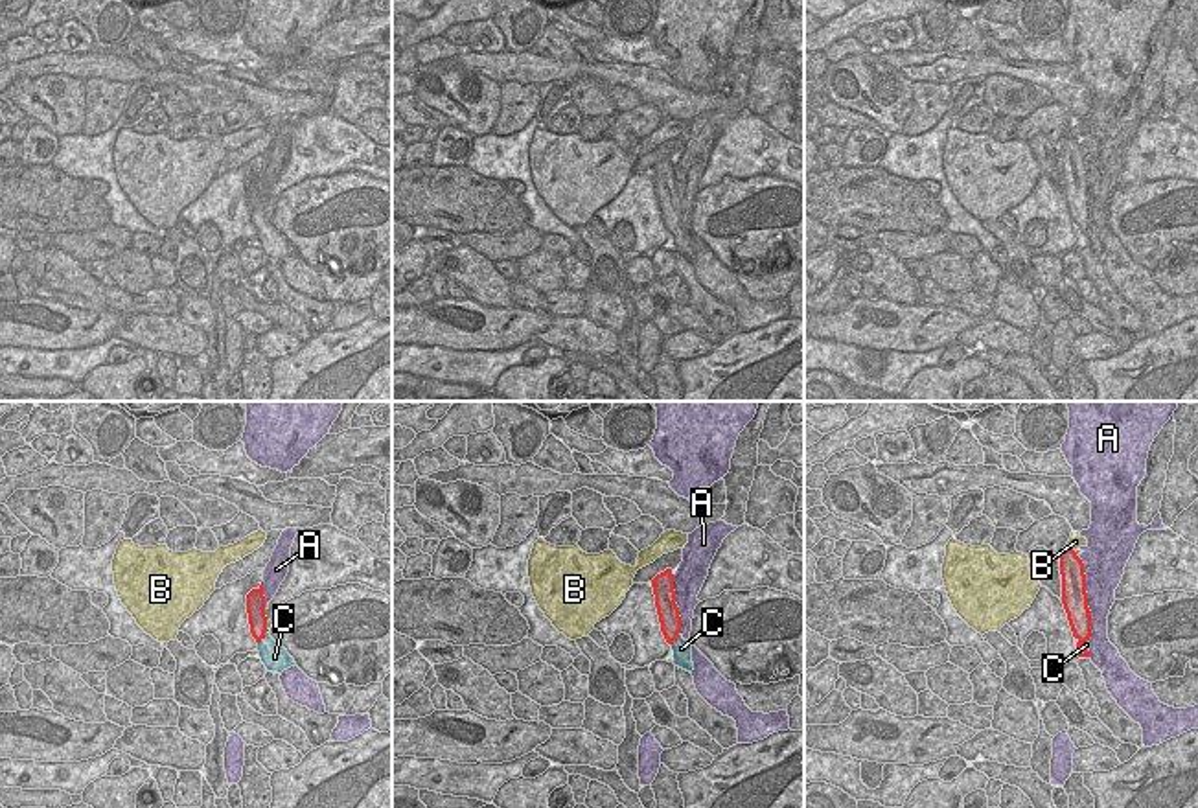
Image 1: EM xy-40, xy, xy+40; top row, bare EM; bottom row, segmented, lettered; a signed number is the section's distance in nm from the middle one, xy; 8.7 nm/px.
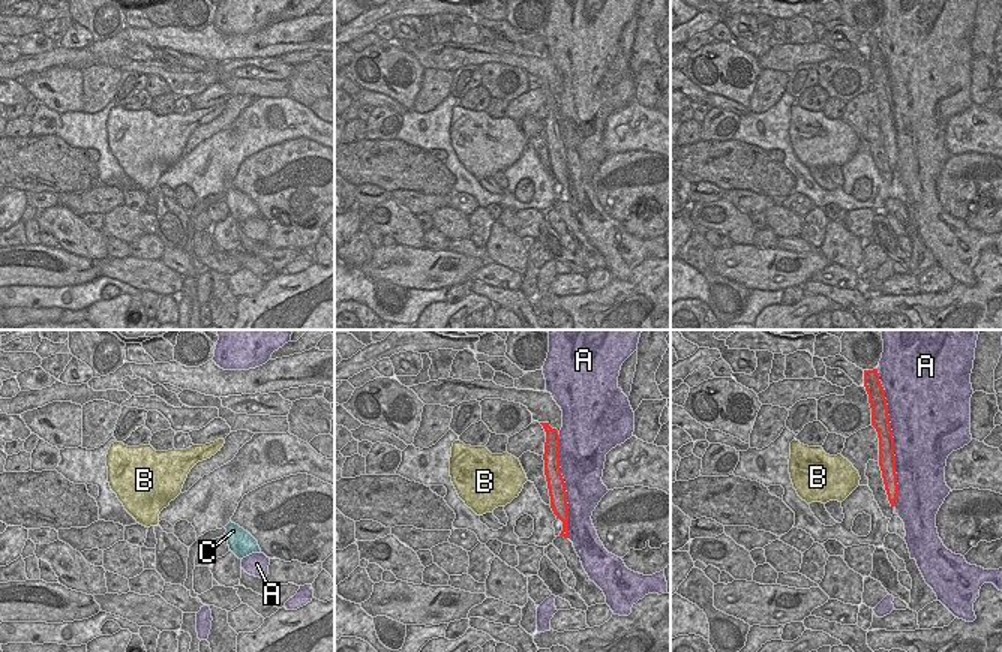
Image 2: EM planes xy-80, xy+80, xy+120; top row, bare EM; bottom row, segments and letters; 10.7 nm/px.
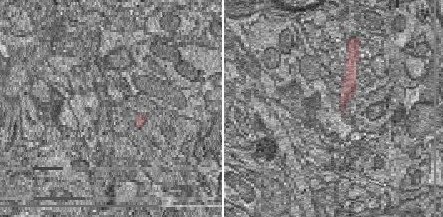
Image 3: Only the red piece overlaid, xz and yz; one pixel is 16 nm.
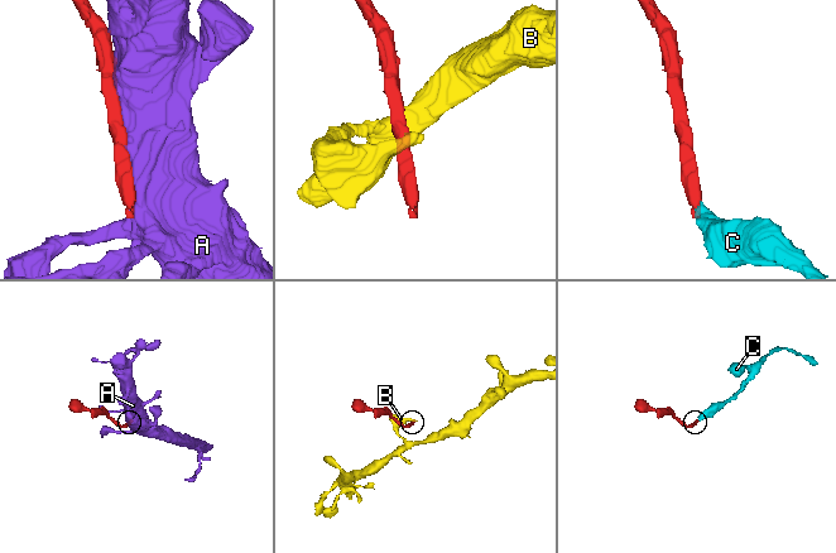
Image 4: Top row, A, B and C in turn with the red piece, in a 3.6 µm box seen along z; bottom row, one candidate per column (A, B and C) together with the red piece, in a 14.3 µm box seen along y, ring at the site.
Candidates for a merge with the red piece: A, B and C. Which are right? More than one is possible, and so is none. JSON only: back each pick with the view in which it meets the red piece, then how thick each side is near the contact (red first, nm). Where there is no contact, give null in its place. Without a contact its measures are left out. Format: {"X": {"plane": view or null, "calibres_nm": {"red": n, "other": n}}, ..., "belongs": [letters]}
{"C": {"plane": "xy-40", "calibres_nm": {"red": 160, "other": 240}}, "belongs": ["C"]}

